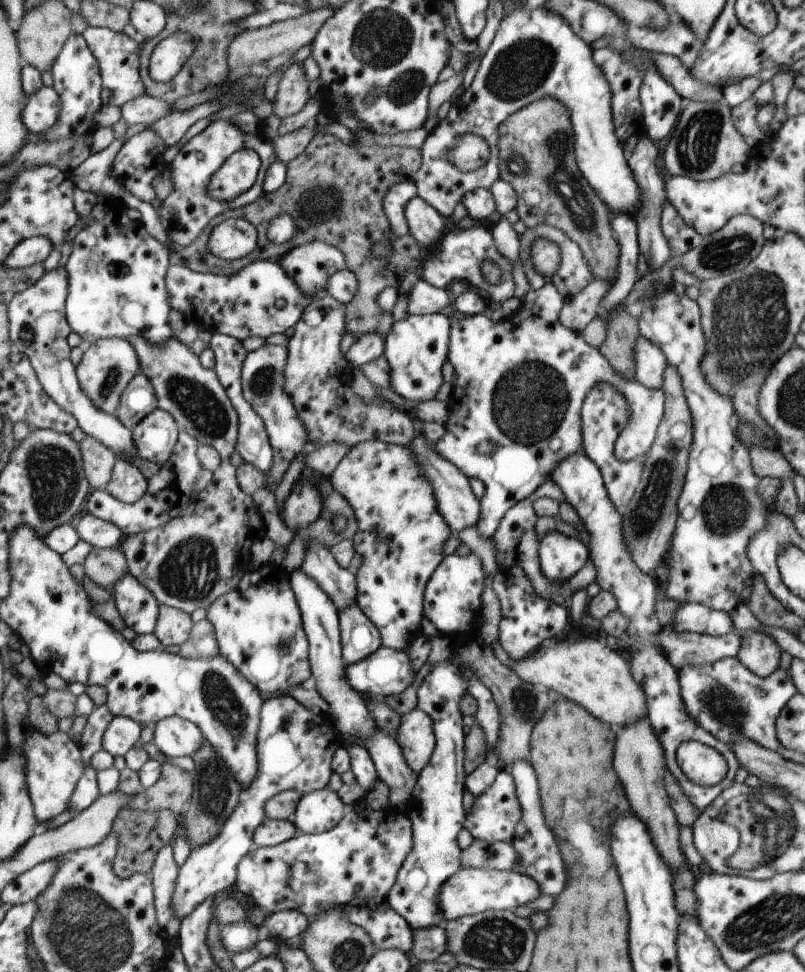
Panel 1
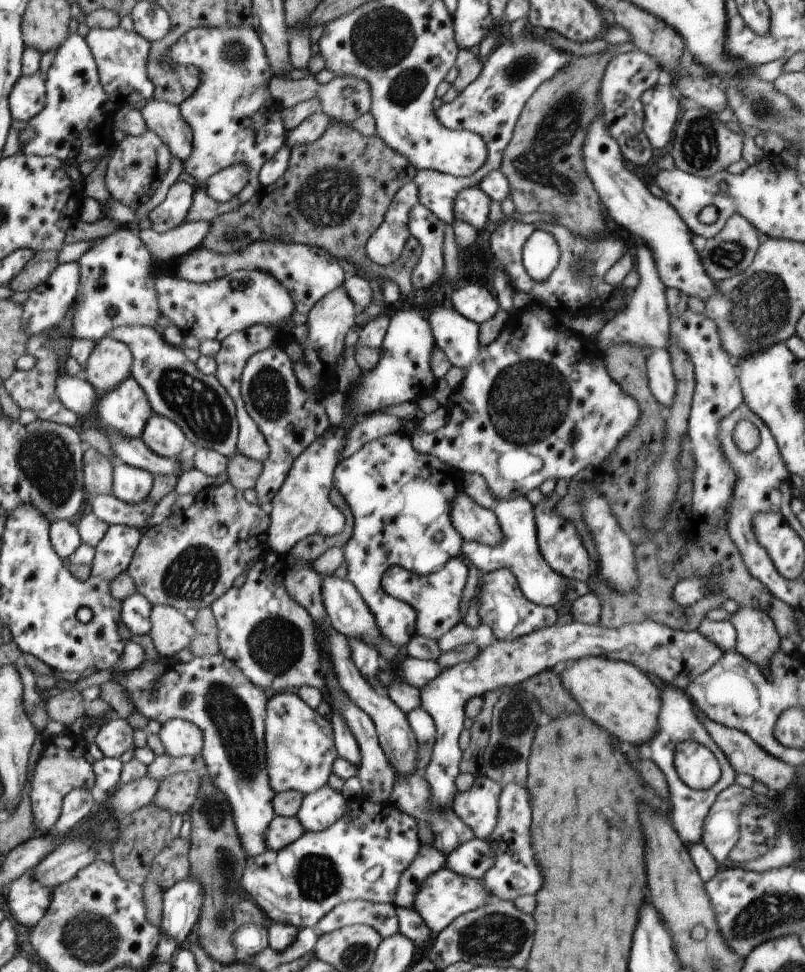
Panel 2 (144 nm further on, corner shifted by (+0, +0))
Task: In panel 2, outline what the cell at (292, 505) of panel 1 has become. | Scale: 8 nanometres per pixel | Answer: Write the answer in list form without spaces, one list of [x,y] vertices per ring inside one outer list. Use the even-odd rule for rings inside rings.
[[[403,310],[395,312],[389,318],[389,326],[385,332],[385,338],[379,348],[379,362],[377,366],[363,374],[363,386],[357,386],[355,392],[347,394],[347,406],[345,406],[345,430],[335,430],[333,434],[327,432],[321,438],[317,438],[299,458],[293,462],[283,486],[273,496],[267,514],[269,514],[269,550],[275,554],[289,554],[293,544],[299,540],[321,534],[321,536],[337,536],[345,528],[345,516],[339,512],[331,500],[329,494],[333,490],[333,472],[335,466],[341,462],[341,450],[343,450],[343,434],[359,422],[365,420],[363,416],[377,414],[381,408],[401,402],[417,402],[421,396],[431,394],[435,380],[431,374],[431,362],[435,352],[435,338],[429,326],[429,320],[423,318],[421,312],[415,310]]]

